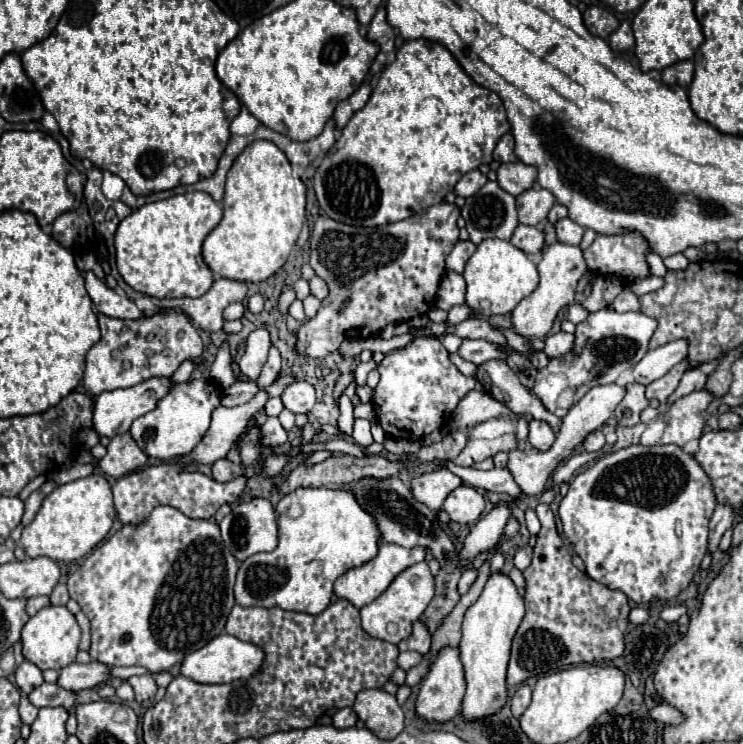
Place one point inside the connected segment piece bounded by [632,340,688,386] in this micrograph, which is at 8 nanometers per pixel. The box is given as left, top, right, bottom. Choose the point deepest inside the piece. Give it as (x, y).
(657, 362)

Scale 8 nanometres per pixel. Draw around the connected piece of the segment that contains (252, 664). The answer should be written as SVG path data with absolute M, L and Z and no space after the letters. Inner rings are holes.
M220 634L214 640L210 640L204 648L190 652L182 664L180 664L180 674L198 682L198 684L228 684L234 680L242 680L242 678L250 678L254 672L260 670L264 660L264 652L250 644L250 642L242 642L230 634Z

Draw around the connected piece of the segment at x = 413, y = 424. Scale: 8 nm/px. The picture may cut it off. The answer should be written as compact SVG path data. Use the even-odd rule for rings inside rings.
M416 336L404 348L388 352L378 366L380 382L374 388L376 420L390 438L422 440L430 432L442 428L456 404L468 390L476 388L476 380L464 376L448 358L448 350L438 338Z

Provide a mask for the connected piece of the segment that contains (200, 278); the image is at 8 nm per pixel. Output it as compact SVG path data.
M206 192L178 194L144 204L126 216L114 236L116 266L134 290L154 298L198 298L212 286L212 272L202 260L202 242L222 220L222 208Z

